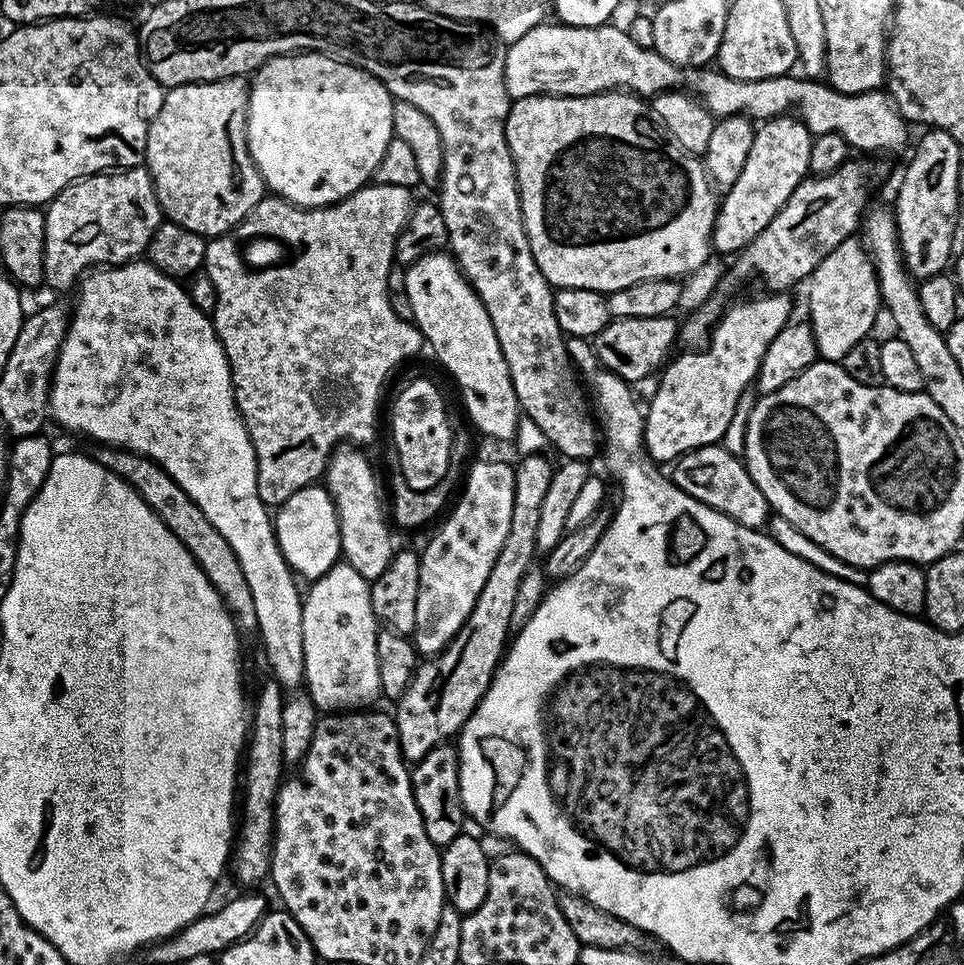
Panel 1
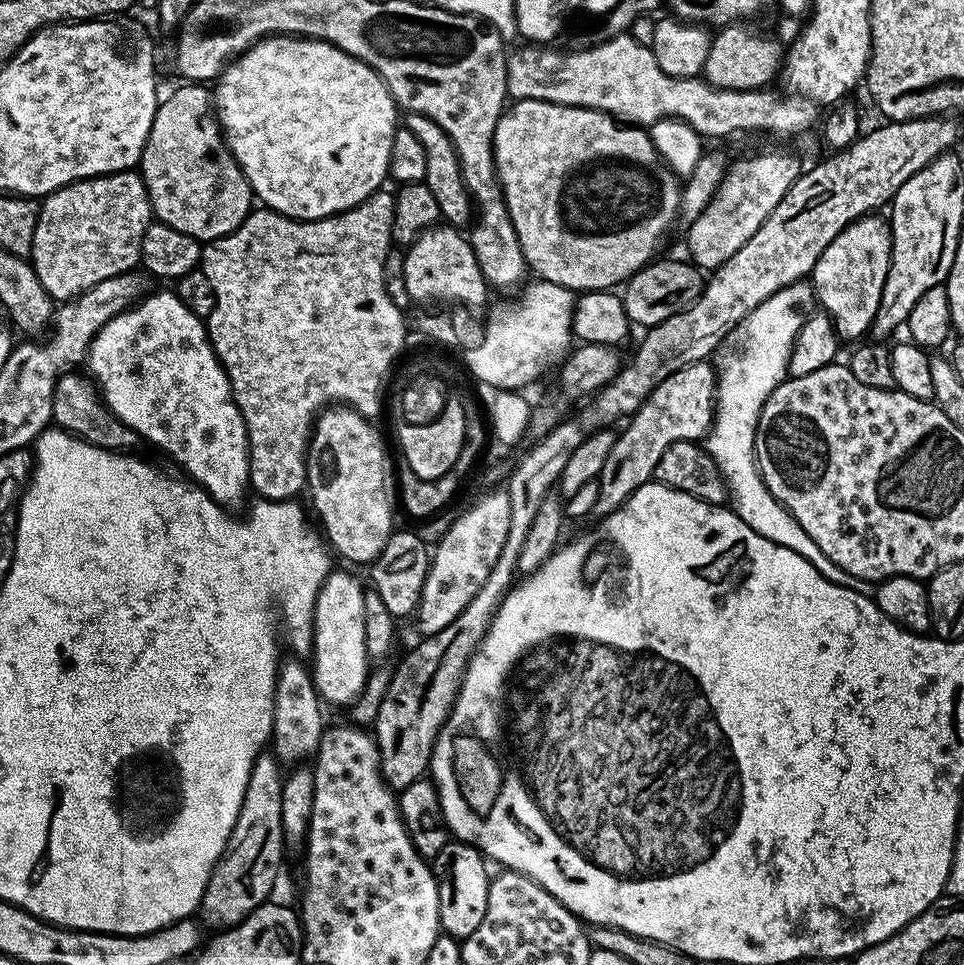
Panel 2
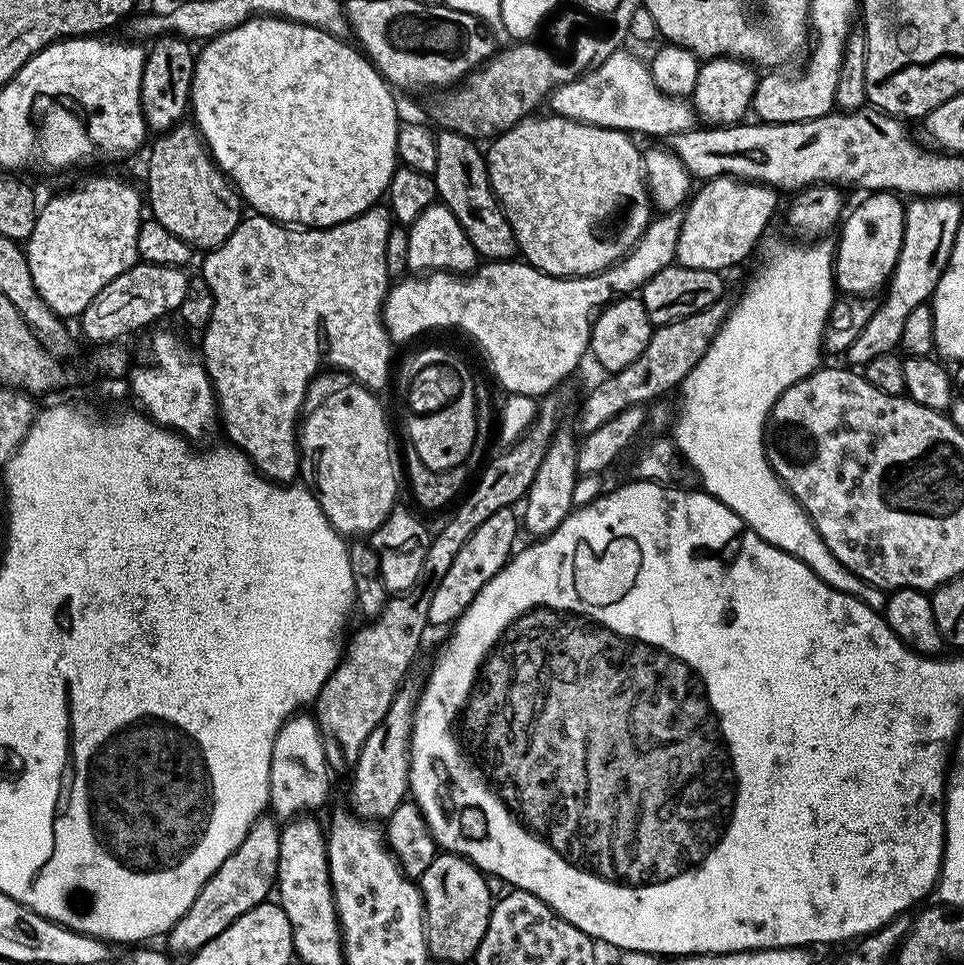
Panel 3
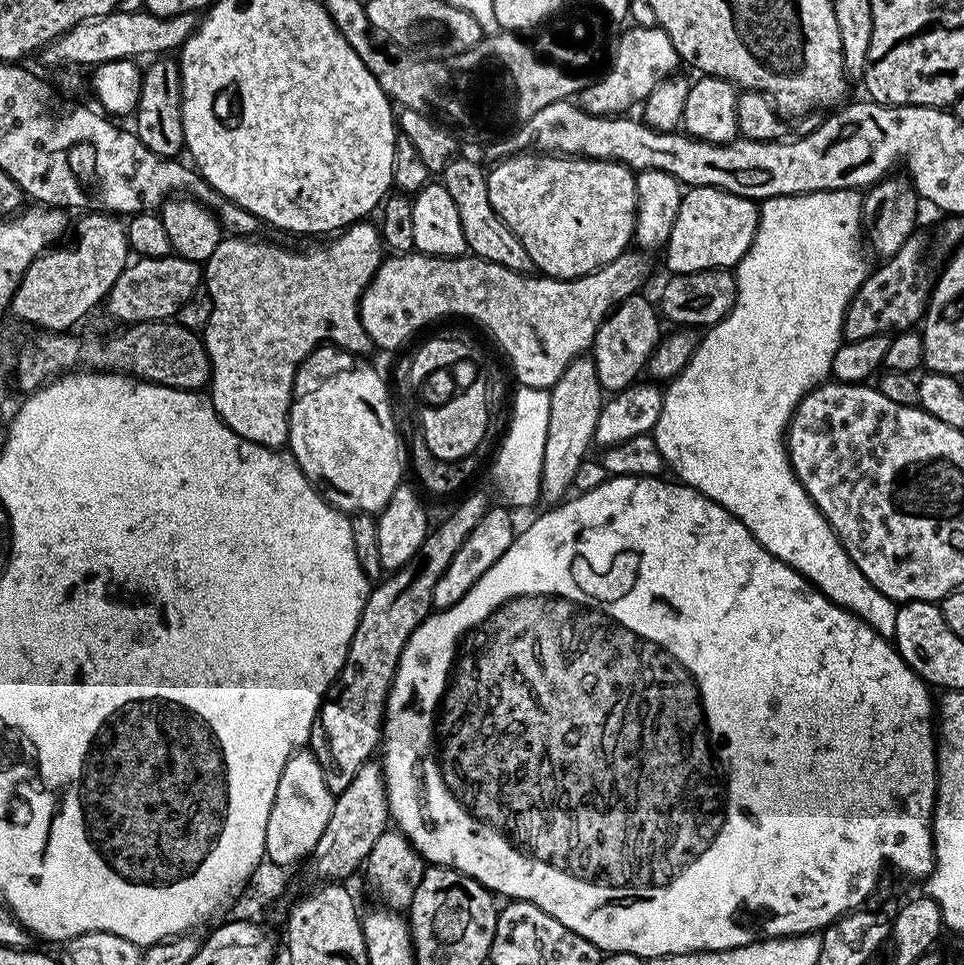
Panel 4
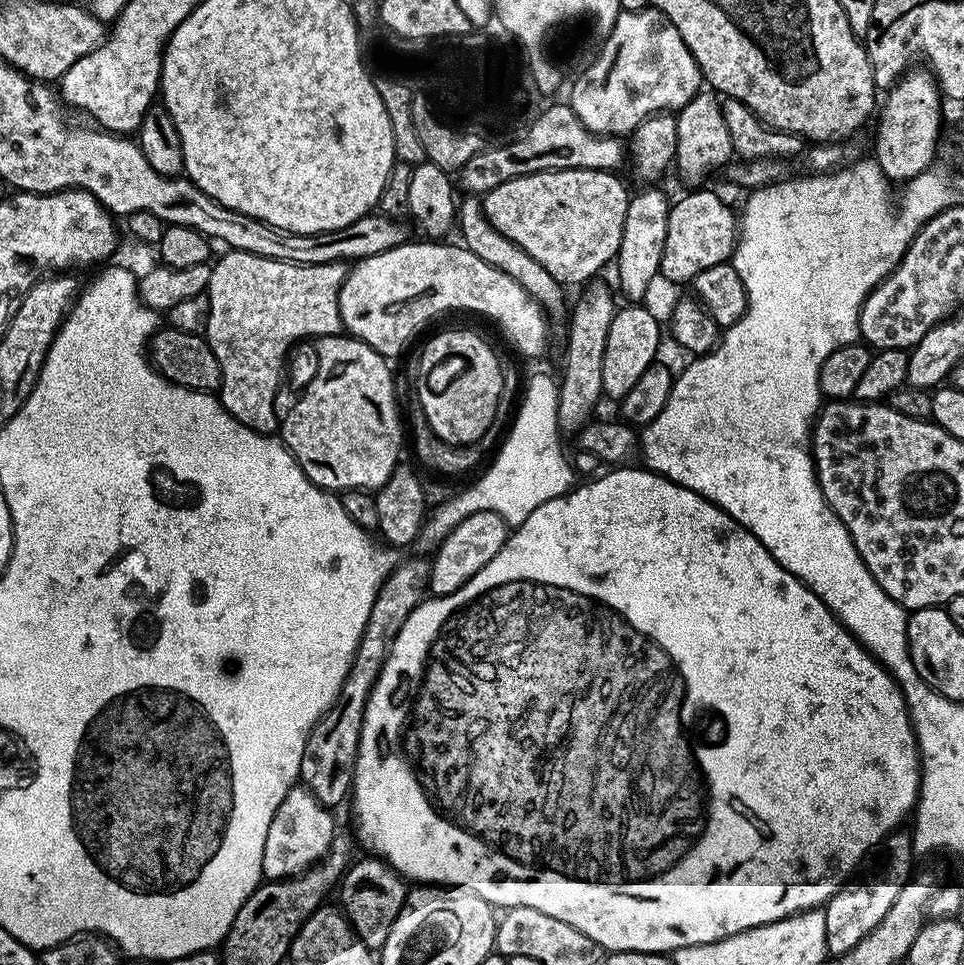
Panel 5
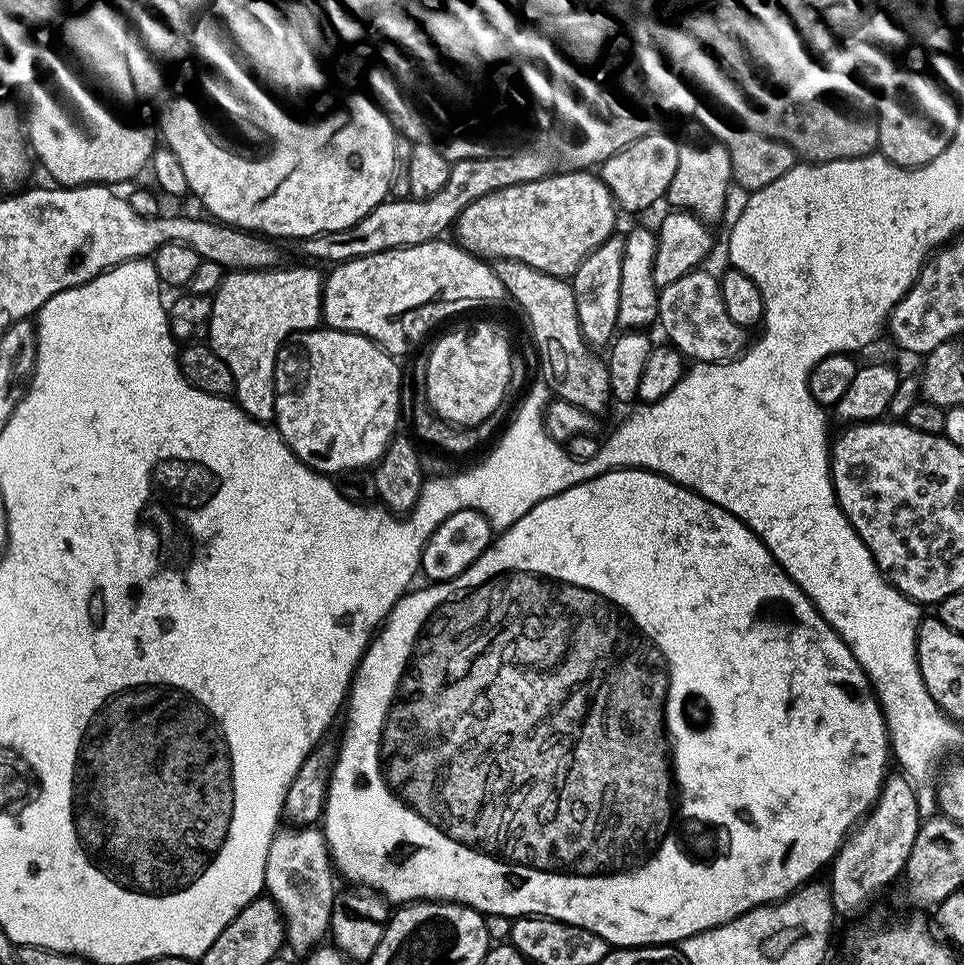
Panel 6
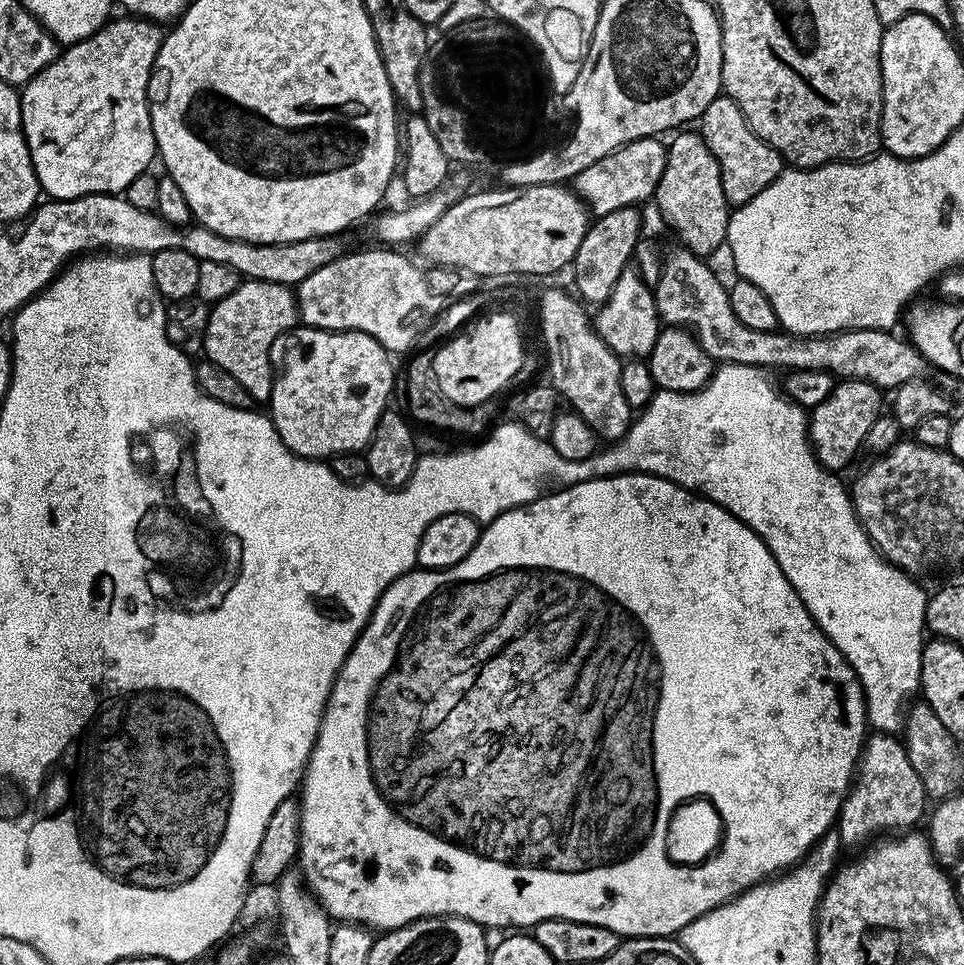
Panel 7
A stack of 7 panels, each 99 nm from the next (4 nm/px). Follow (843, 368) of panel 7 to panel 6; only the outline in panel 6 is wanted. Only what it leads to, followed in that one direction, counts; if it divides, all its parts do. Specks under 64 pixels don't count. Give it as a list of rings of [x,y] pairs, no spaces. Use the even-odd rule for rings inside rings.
[[[693,270],[659,289],[658,328],[668,335],[667,343],[692,362],[719,364],[736,359],[749,343],[749,333],[730,314],[722,302],[719,279],[703,270]]]

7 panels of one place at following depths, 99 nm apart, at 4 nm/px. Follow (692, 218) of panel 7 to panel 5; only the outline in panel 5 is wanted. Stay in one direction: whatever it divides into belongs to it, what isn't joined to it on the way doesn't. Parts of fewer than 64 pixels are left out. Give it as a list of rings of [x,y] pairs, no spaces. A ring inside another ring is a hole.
[[[701,90],[686,106],[679,109],[676,116],[676,125],[678,126],[678,142],[676,143],[676,158],[674,161],[675,171],[680,171],[680,176],[688,186],[700,186],[703,180],[711,174],[715,168],[723,169],[725,165],[733,159],[734,153],[732,143],[730,142],[730,130],[726,130],[726,118],[722,118],[721,97],[712,90]]]

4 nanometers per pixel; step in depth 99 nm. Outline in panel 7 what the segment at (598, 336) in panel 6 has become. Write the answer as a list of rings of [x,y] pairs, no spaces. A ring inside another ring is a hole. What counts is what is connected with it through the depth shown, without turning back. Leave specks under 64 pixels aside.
[[[622,207],[613,213],[597,217],[588,227],[572,263],[575,291],[585,302],[598,306],[612,293],[614,282],[633,259],[635,246],[642,238],[642,216],[639,207]]]

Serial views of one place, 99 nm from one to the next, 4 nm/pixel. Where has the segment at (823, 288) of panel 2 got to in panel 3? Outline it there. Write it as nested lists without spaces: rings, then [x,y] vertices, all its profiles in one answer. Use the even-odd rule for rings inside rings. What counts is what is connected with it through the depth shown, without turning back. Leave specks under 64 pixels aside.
[[[873,192],[865,195],[865,200],[843,217],[839,225],[840,241],[834,244],[834,275],[837,289],[852,298],[868,298],[885,287],[892,278],[892,271],[898,262],[898,254],[902,250],[902,234],[904,233],[905,201],[895,192]]]

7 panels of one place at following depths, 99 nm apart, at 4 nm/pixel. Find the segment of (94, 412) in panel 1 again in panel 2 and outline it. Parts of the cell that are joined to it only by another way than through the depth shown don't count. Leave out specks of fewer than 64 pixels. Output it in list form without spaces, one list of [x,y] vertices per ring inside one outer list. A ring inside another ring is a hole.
[[[175,291],[154,292],[110,318],[106,326],[96,331],[86,353],[87,375],[94,381],[103,404],[130,426],[130,430],[137,432],[141,441],[148,443],[149,440],[174,463],[181,464],[183,475],[199,484],[217,504],[240,504],[244,500],[244,491],[247,493],[250,488],[248,431],[232,397],[228,376],[208,340],[205,321],[193,314],[176,297]],[[292,658],[279,665],[278,675],[276,677],[276,697],[272,707],[272,734],[270,737],[271,747],[274,749],[276,759],[288,766],[295,765],[315,753],[320,740],[324,736],[326,721],[320,713],[322,701],[320,695],[316,693],[316,685],[312,682],[309,669],[305,661],[300,658]]]

